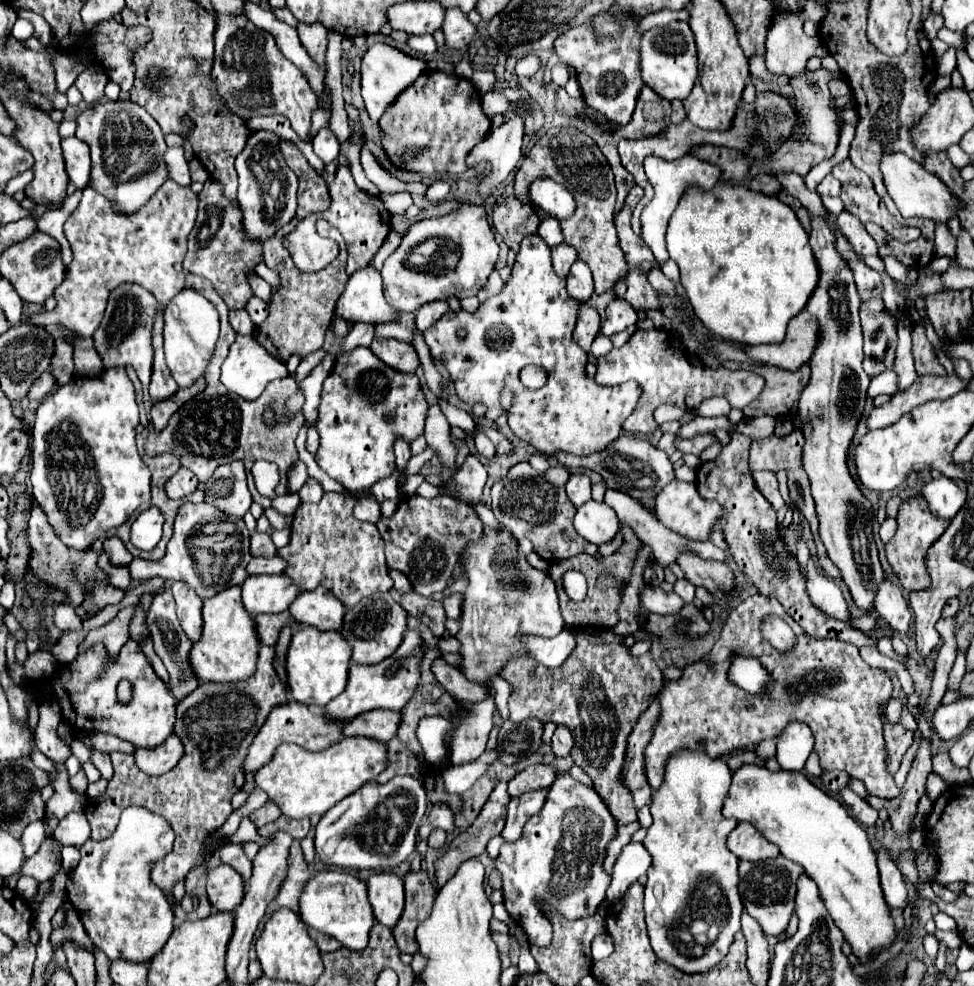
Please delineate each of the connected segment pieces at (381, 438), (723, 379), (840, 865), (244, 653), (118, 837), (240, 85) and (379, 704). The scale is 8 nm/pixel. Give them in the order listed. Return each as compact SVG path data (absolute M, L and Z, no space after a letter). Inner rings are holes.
M358 346L352 352L340 352L334 362L332 374L324 380L322 402L318 412L318 432L320 432L320 448L316 452L318 466L336 482L340 482L348 492L358 492L370 488L372 482L386 478L394 472L394 438L404 436L406 440L414 440L424 432L424 418L428 412L428 402L424 400L420 382L416 374L400 374L380 362L370 348ZM384 416L392 416L392 422L384 422Z
M636 330L630 340L622 348L612 348L606 356L598 358L596 382L604 386L622 384L628 380L636 380L642 386L642 396L634 412L624 420L622 430L626 434L652 434L658 424L654 420L654 410L662 404L674 404L682 410L696 410L706 398L722 396L730 402L732 408L742 410L754 398L758 398L764 388L764 378L760 378L752 370L728 370L696 366L686 356L684 346L670 336L666 330Z
M742 764L732 774L732 784L724 798L722 812L728 818L746 820L754 824L770 842L774 842L780 848L780 852L786 858L804 868L804 872L816 882L824 906L832 914L836 926L844 932L844 940L852 946L852 952L854 956L858 956L860 964L864 966L870 964L874 960L876 950L880 952L890 950L892 944L896 944L898 928L892 918L892 908L888 906L888 902L884 902L884 892L880 886L880 876L876 866L876 854L868 842L866 832L838 800L828 796L814 782L810 782L806 774L788 772L788 770L772 772L766 766Z
M240 586L226 588L220 594L204 600L202 620L204 620L202 638L194 642L190 650L190 662L194 674L202 682L238 682L250 678L256 672L260 640L256 638L256 626L252 622L252 614L244 610L240 598Z
M128 806L124 808L118 828L106 840L94 842L88 840L80 848L80 864L70 872L66 890L70 890L70 902L78 910L84 928L90 940L110 958L110 960L130 960L130 962L148 962L156 956L168 936L172 934L174 926L174 912L166 896L158 886L152 886L150 872L154 864L166 854L170 854L174 844L174 830L160 818L160 814L152 814L146 806Z
M244 14L242 16L218 16L216 26L216 58L212 78L216 82L218 94L228 102L228 108L236 112L240 118L264 116L266 114L282 114L292 122L294 132L302 142L312 142L312 112L318 110L318 96L308 86L304 74L284 58L278 50L272 34L256 28Z
M412 628L406 632L404 642L398 646L398 650L392 658L386 658L384 662L380 662L376 666L352 664L346 690L324 708L326 714L334 720L344 722L344 720L352 720L354 716L358 716L362 712L374 710L374 708L402 710L408 704L408 700L412 698L412 694L420 682L420 662L422 662L426 650L428 650L428 646L420 638L420 632Z

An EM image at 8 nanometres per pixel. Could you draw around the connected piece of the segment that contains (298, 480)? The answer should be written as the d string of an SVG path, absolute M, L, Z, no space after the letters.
M298 460L298 462L290 468L290 472L288 472L290 492L298 492L298 490L302 488L302 484L306 482L306 478L308 478L308 468L306 468L306 464L304 464L302 460Z

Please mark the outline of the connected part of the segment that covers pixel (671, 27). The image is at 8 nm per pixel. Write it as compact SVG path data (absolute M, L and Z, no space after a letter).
M670 22L664 28L648 30L640 40L640 72L644 84L666 100L686 98L696 82L698 60L694 36L688 22Z

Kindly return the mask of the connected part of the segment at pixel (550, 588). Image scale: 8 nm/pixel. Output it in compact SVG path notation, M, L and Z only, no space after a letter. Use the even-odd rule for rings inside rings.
M498 532L498 540L480 540L468 544L462 552L470 584L464 592L460 632L456 638L462 642L462 670L472 682L490 684L490 676L496 674L508 658L520 656L520 634L556 636L566 626L558 608L554 582L546 572L532 568L526 558L518 558L516 546L512 536ZM502 646L512 646L512 654L500 654Z

